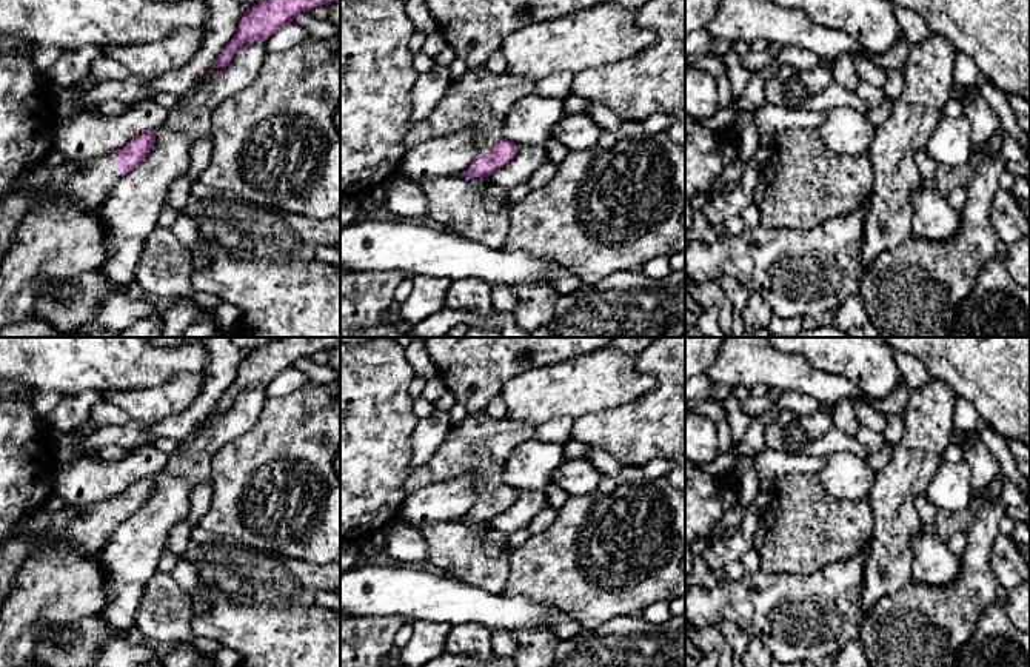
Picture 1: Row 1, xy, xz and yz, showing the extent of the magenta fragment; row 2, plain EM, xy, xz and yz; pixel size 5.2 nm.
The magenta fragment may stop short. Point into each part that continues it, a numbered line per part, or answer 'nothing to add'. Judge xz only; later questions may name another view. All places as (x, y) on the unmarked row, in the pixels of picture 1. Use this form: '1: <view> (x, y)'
1: xz (479, 445)

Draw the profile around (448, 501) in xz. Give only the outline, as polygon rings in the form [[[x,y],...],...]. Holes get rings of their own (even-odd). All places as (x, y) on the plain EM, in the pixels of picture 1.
[[[465,474],[406,494],[399,516],[413,527],[459,521],[476,502],[473,476]]]

